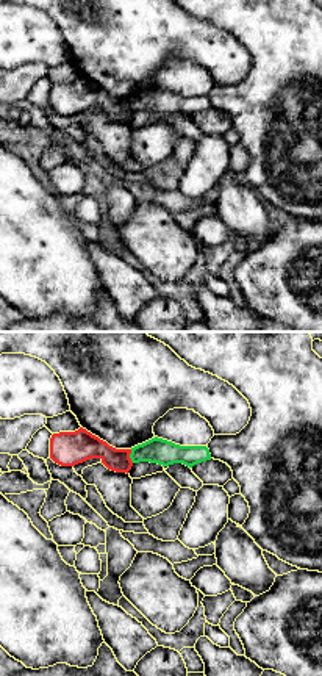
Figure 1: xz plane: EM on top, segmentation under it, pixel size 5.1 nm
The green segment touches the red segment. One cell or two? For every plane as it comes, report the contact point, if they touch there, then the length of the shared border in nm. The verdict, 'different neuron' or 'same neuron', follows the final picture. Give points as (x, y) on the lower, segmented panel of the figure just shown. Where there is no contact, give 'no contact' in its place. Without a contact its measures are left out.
(130, 456) | 70 nm

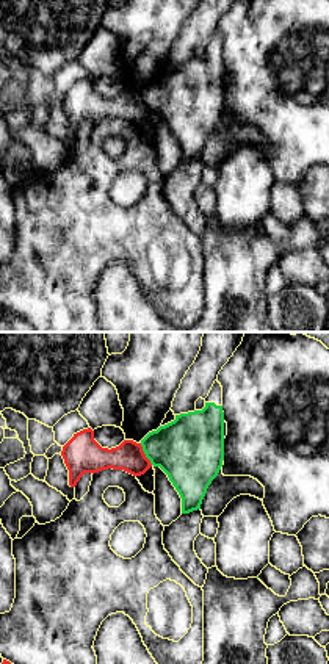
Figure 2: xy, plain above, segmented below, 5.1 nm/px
(144, 453) | 130 nm

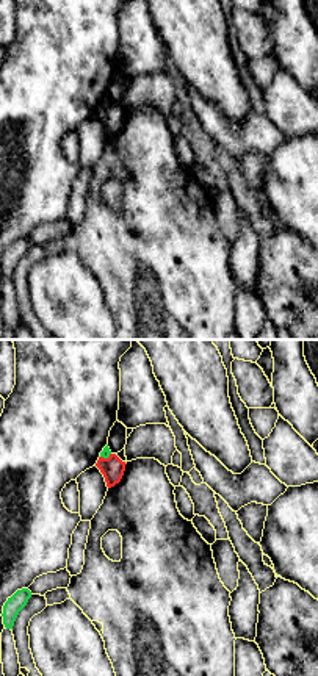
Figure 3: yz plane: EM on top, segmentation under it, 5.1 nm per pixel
(105, 457) | 60 nm

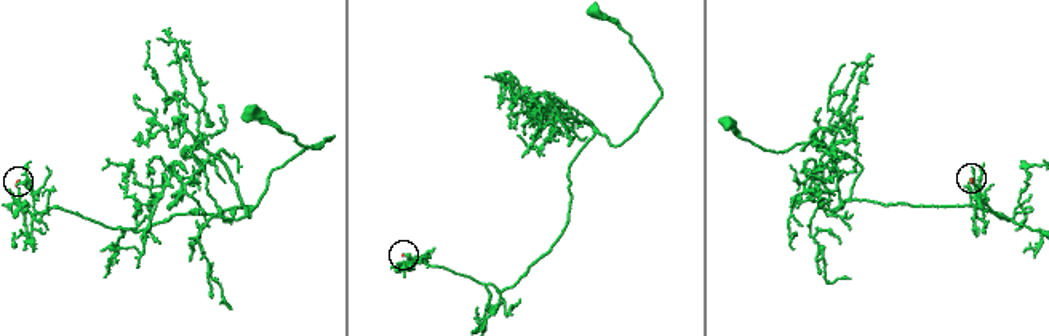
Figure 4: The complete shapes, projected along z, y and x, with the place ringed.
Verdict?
different neuron

